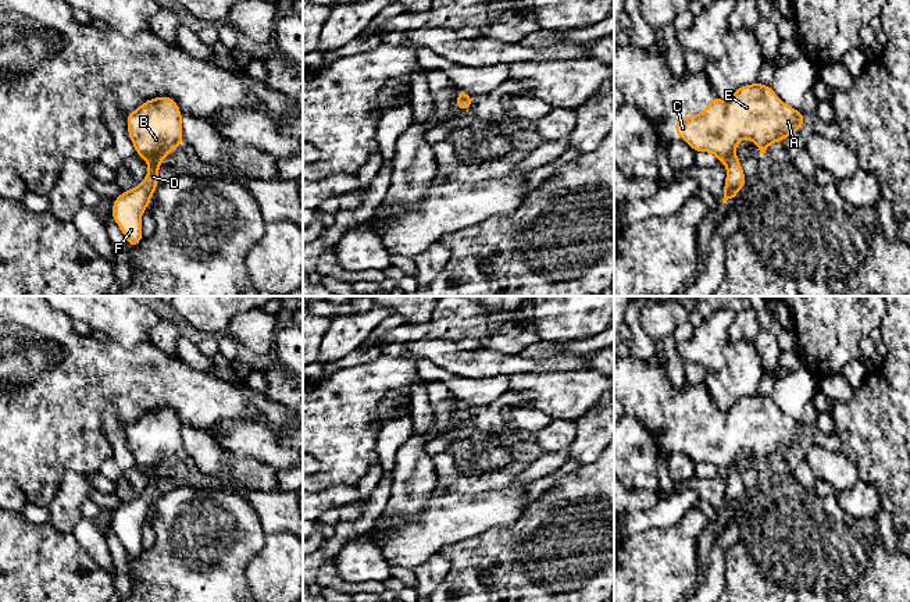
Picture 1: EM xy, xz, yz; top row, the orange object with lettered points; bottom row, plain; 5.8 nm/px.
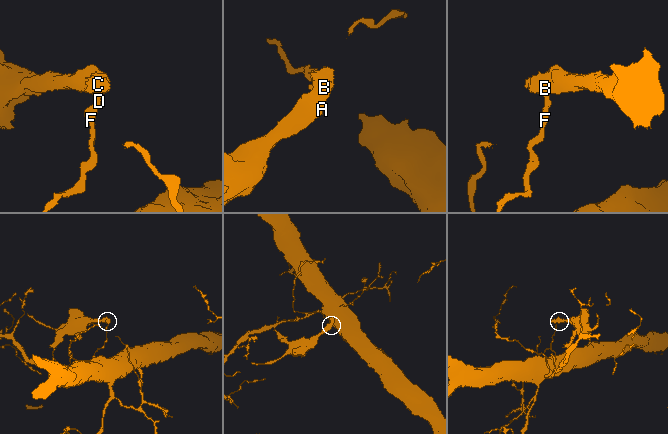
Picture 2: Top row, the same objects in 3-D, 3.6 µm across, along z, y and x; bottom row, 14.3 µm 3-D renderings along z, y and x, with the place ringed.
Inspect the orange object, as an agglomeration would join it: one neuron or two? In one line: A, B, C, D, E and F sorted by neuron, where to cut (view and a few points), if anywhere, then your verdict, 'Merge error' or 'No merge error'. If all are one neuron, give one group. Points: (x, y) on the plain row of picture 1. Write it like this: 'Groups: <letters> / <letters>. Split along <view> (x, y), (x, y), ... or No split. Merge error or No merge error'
Groups: A B C E / D F. Split along xy (161, 469), (152, 469), (147, 473). Merge error

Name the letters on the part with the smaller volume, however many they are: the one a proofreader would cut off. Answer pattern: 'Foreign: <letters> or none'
Foreign: A, B, C, E

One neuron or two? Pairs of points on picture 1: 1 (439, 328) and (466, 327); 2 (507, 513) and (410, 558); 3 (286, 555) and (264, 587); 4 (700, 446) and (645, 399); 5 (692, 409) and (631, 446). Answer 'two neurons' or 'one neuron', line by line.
1: one neuron
2: one neuron
3: one neuron
4: one neuron
5: two neurons

